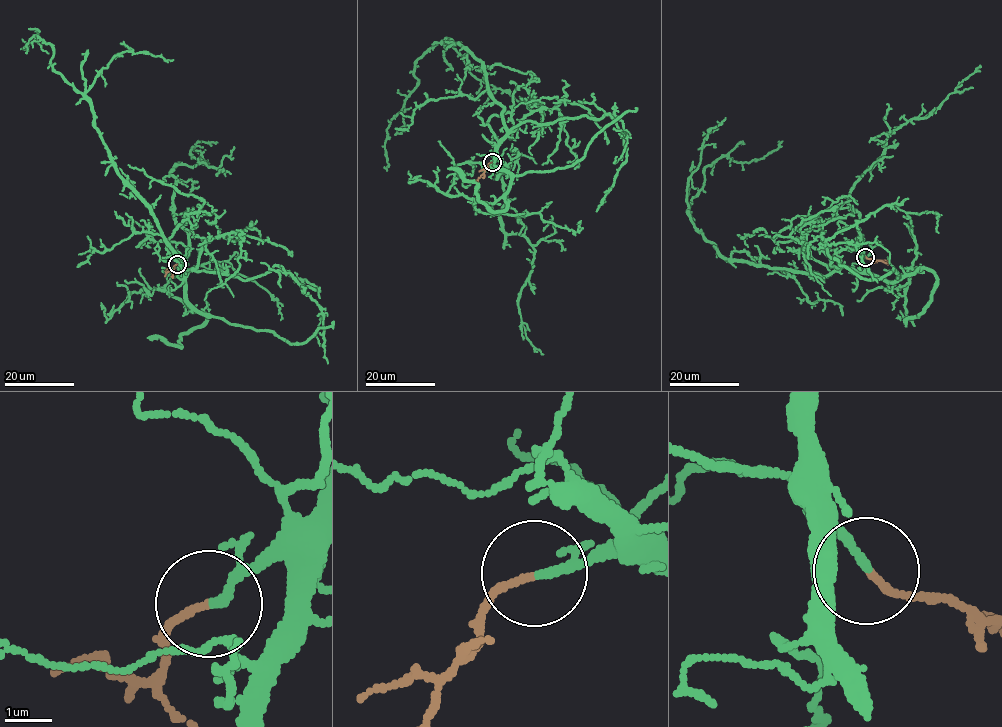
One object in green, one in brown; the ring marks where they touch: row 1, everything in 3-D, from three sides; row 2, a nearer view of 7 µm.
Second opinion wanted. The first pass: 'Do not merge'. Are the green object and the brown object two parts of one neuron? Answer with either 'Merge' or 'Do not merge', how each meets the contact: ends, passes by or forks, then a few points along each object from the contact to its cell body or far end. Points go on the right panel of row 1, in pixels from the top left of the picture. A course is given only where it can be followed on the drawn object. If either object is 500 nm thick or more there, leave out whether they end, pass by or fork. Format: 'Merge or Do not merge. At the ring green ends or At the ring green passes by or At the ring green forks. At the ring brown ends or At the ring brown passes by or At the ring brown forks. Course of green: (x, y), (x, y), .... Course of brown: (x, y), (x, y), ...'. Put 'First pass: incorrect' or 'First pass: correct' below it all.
Merge. At the ring green ends. At the ring brown ends. Course of green: (865, 257), (862, 271), (770, 269), (720, 254), (695, 227), (689, 204), (704, 168), (757, 160), (779, 141). Course of brown: (865, 257), (886, 260), (888, 265)
First pass: incorrect

